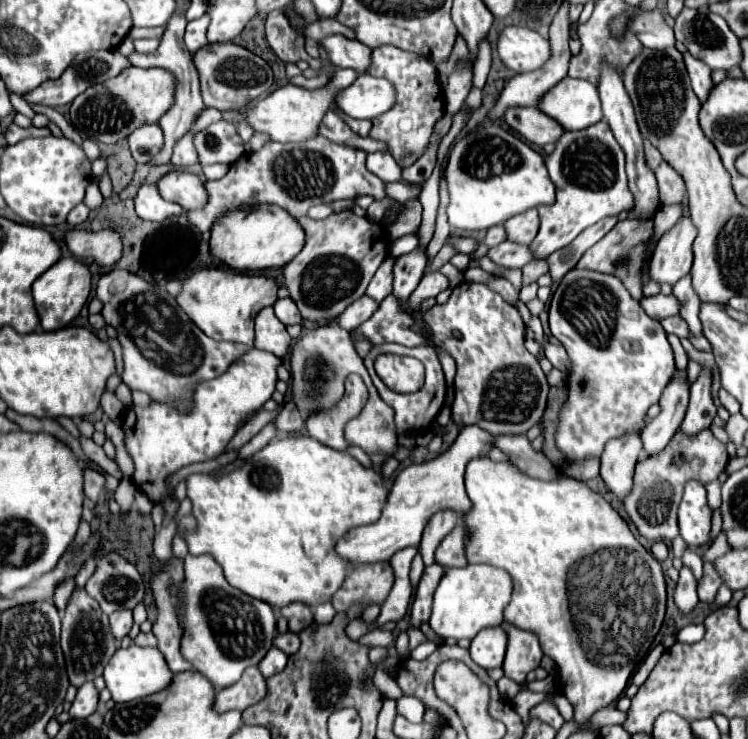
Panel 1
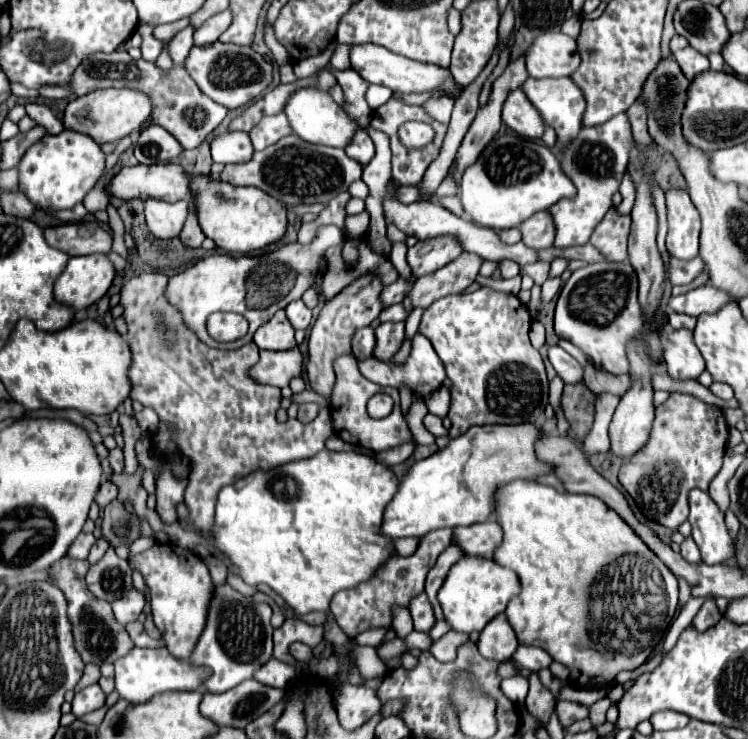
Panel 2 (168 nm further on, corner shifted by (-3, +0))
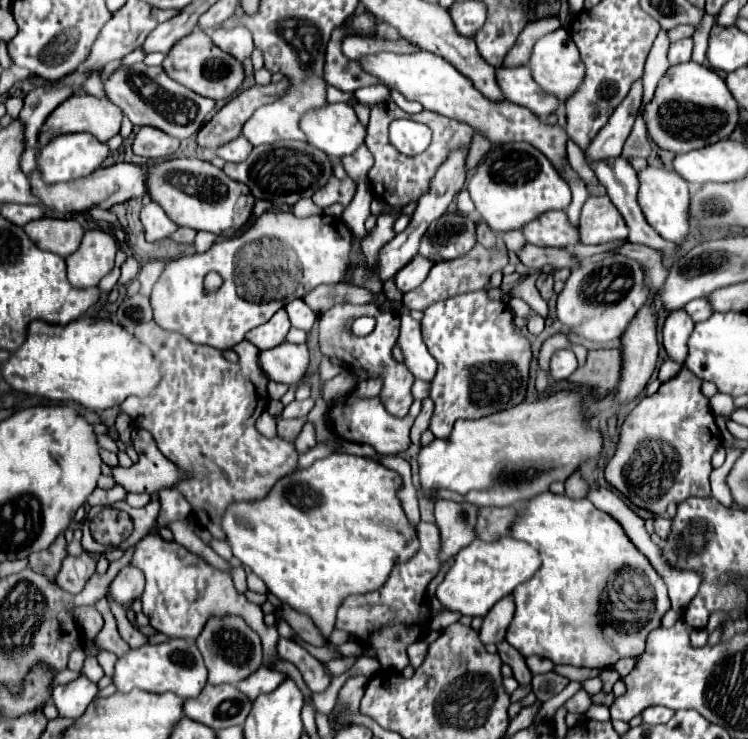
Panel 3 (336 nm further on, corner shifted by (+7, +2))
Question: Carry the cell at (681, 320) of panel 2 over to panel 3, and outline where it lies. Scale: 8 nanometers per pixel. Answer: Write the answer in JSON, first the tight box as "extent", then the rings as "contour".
{"extent":[684,298,714,322],"contour":[[[698,298],[698,300],[694,300],[692,304],[686,304],[684,308],[686,308],[686,312],[690,312],[692,320],[696,320],[696,322],[708,320],[708,316],[714,312],[712,306],[710,306],[710,302],[704,300],[704,298]]]}

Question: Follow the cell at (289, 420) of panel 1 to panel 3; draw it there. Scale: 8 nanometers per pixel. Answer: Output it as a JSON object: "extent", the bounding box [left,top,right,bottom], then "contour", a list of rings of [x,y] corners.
{"extent":[280,398,314,418],"contour":[[[312,398],[304,400],[304,402],[294,400],[288,406],[284,406],[280,418],[306,418],[306,414],[312,410],[312,406],[314,406],[314,400]]]}

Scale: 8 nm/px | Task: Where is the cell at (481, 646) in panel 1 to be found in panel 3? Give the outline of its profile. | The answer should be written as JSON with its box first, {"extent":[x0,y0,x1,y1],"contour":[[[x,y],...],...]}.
{"extent":[480,596,514,644],"contour":[[[506,596],[506,600],[500,600],[486,616],[480,628],[480,640],[484,644],[496,644],[504,640],[506,628],[514,616],[514,598]]]}

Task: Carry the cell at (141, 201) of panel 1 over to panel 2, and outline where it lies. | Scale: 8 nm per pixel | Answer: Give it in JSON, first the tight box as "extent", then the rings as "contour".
{"extent":[144,198,188,238],"contour":[[[148,198],[144,202],[146,208],[146,224],[150,232],[156,238],[174,238],[180,234],[186,212],[188,212],[188,200],[178,200],[174,204],[168,204],[164,200]]]}

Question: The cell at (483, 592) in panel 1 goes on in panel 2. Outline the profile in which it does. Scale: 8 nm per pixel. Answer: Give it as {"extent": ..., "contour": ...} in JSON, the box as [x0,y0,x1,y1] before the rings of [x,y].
{"extent":[438,558,520,632],"contour":[[[460,558],[448,572],[438,602],[444,610],[444,620],[456,632],[480,632],[492,618],[502,614],[508,602],[520,592],[520,580],[514,570],[502,568],[484,558]]]}

